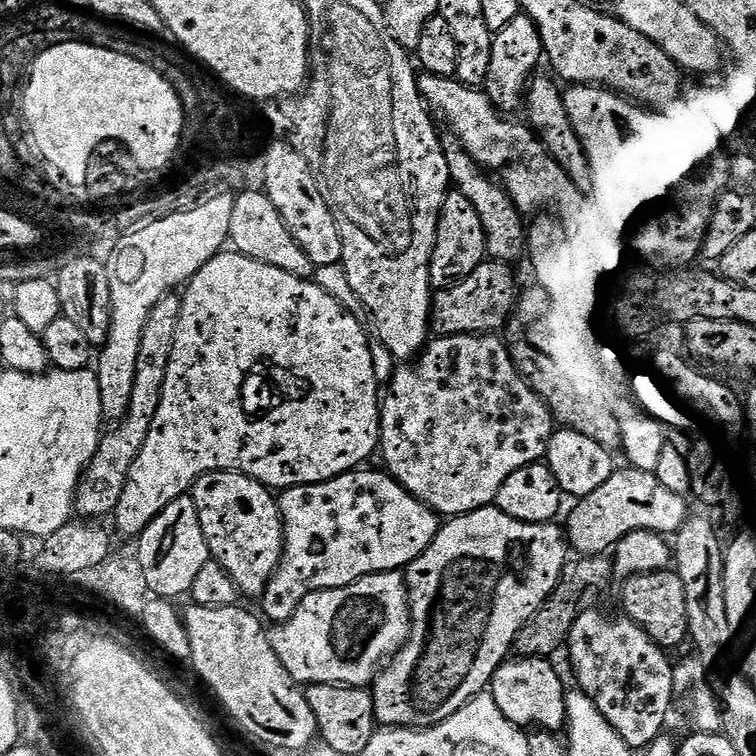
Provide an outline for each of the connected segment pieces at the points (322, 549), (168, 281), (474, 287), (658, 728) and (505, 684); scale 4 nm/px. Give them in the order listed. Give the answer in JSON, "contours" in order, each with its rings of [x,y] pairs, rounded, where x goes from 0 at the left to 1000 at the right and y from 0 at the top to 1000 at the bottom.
{"contours":[[[[467,622],[431,638],[396,640],[369,652],[376,731],[352,780],[341,790],[343,808],[351,821],[368,827],[389,817],[389,807],[399,802],[399,791],[417,783],[463,775],[489,759],[538,753],[565,728],[569,717],[574,717],[585,697],[577,676],[542,655],[512,623],[481,623],[487,622]]],[[[295,257],[278,262],[278,267],[265,270],[257,278],[225,283],[225,288],[165,307],[140,340],[148,401],[144,442],[124,476],[139,557],[159,556],[172,537],[183,463],[187,462],[188,442],[201,407],[217,392],[242,382],[254,365],[262,362],[272,347],[278,347],[278,341],[298,332],[311,266],[311,258]]],[[[642,347],[614,369],[581,382],[571,393],[570,438],[577,444],[660,440],[672,427],[685,390],[683,370],[672,354],[667,347]]],[[[769,810],[766,817],[751,840],[749,864],[757,872],[757,889],[762,893],[766,914],[774,915],[796,939],[796,950],[817,966],[825,978],[839,992],[856,991],[858,984],[880,967],[878,956],[884,952],[884,940],[889,937],[889,919],[896,919],[896,890],[892,878],[884,874],[885,864],[872,857],[857,843],[852,831],[845,831],[837,820],[819,817],[808,821],[799,810]]],[[[673,870],[651,893],[648,914],[659,939],[690,966],[739,970],[751,956],[749,909],[725,870]]]]}

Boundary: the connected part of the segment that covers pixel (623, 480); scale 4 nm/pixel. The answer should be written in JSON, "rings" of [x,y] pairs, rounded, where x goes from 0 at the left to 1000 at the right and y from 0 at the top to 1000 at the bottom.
{"rings":[[[821,618],[812,622],[786,653],[775,653],[761,663],[749,693],[749,714],[758,731],[767,735],[796,735],[808,731],[820,714],[840,702],[857,702],[877,712],[893,710],[910,688],[910,661],[888,652],[870,638],[866,624]]]}

